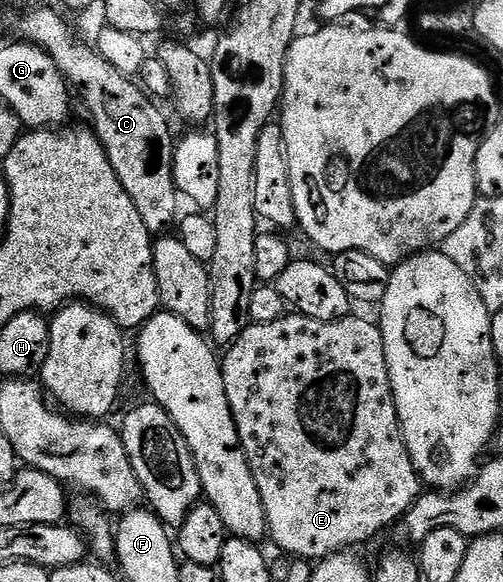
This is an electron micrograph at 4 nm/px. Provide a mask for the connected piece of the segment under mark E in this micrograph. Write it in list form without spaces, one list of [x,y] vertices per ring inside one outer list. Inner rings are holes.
[[[293,312],[275,320],[275,324],[250,324],[224,354],[220,359],[223,388],[227,388],[227,400],[235,416],[235,428],[239,432],[241,447],[245,449],[247,464],[255,476],[255,484],[259,484],[259,496],[263,496],[263,512],[267,512],[269,525],[268,537],[273,537],[274,544],[283,553],[291,554],[294,559],[320,560],[331,554],[349,552],[357,548],[353,546],[361,546],[364,542],[371,541],[376,534],[383,533],[388,526],[393,526],[396,522],[398,525],[404,519],[421,497],[423,483],[403,440],[401,421],[397,415],[395,396],[387,372],[387,356],[383,348],[381,327],[376,321],[368,322],[365,318],[350,316],[341,318],[338,322],[320,322]]]

